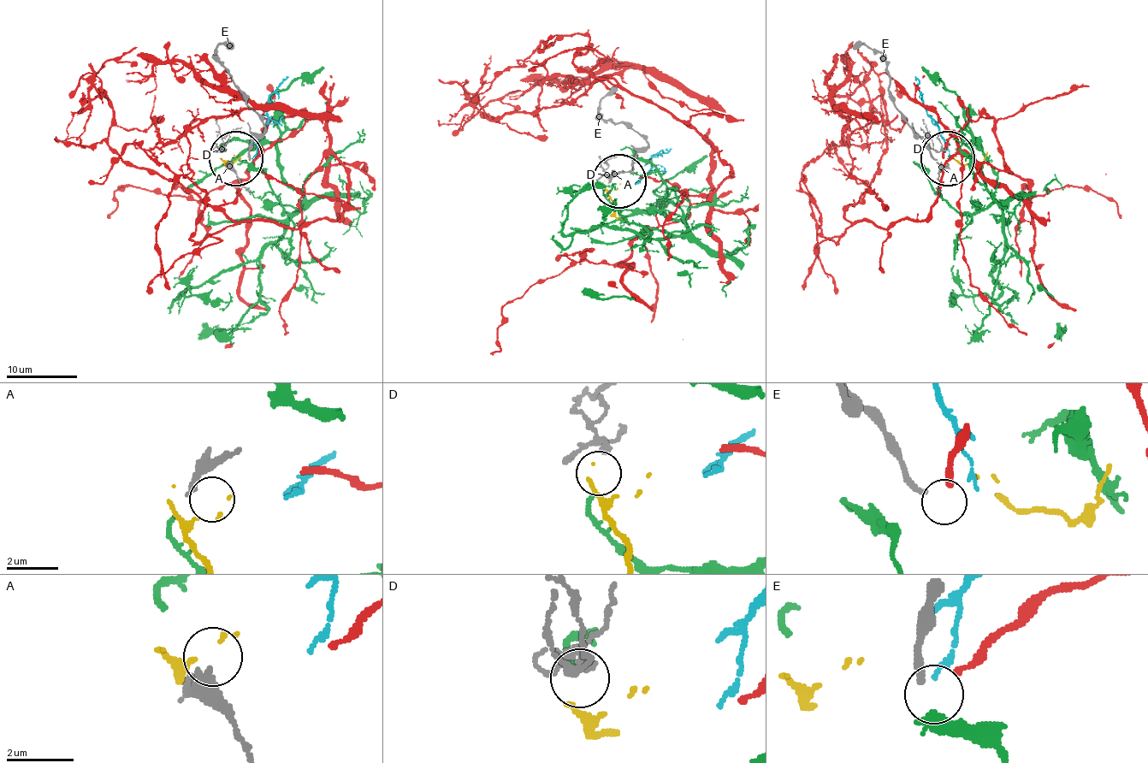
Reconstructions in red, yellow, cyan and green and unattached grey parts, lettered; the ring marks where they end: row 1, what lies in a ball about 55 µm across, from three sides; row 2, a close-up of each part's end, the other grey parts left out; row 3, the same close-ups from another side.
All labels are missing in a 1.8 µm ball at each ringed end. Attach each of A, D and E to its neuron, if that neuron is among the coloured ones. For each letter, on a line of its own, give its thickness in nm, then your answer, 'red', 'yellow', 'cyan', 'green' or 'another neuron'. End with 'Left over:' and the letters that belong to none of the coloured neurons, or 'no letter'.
A: 320 nm thick; another neuron
D: 180 nm thick; green
E: 220 nm thick; red
Left over: A

